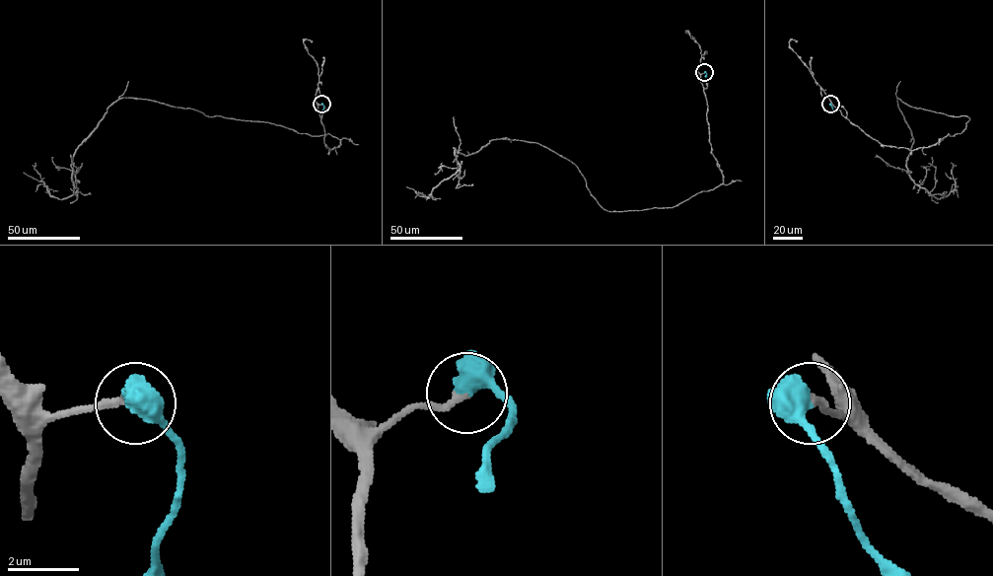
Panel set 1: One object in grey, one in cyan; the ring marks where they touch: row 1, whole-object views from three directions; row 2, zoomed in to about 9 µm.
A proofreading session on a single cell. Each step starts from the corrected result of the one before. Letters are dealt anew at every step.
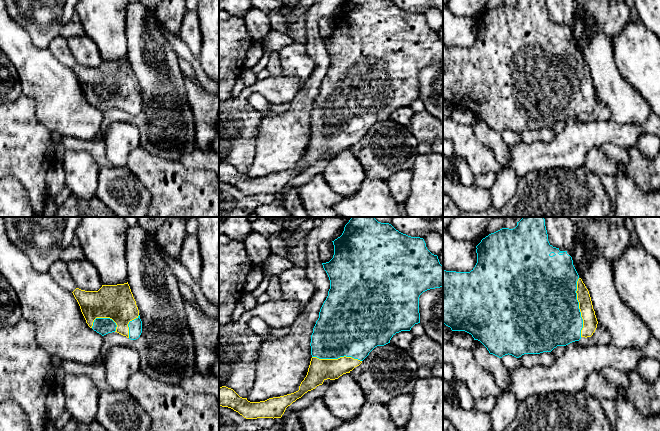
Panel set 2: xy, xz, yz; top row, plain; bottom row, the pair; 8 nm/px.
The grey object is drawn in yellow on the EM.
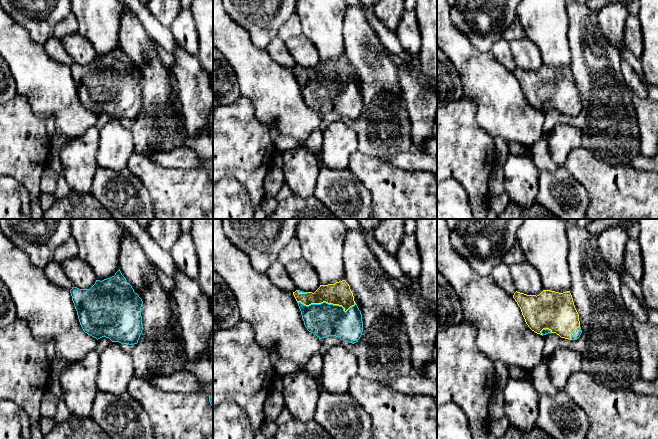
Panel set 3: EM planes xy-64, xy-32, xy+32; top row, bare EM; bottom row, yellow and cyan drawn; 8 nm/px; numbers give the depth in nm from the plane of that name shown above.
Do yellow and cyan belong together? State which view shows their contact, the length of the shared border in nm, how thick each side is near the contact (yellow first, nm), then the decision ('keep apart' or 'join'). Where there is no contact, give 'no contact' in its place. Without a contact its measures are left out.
yz | 480 nm | 120/500 nm | join

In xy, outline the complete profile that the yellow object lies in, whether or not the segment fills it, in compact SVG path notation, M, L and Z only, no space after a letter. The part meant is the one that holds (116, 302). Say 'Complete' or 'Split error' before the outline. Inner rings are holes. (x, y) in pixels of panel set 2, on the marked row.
Split error. M128 282L102 285L98 291L76 288L72 293L86 323L97 333L117 332L131 340L140 337L142 321Z

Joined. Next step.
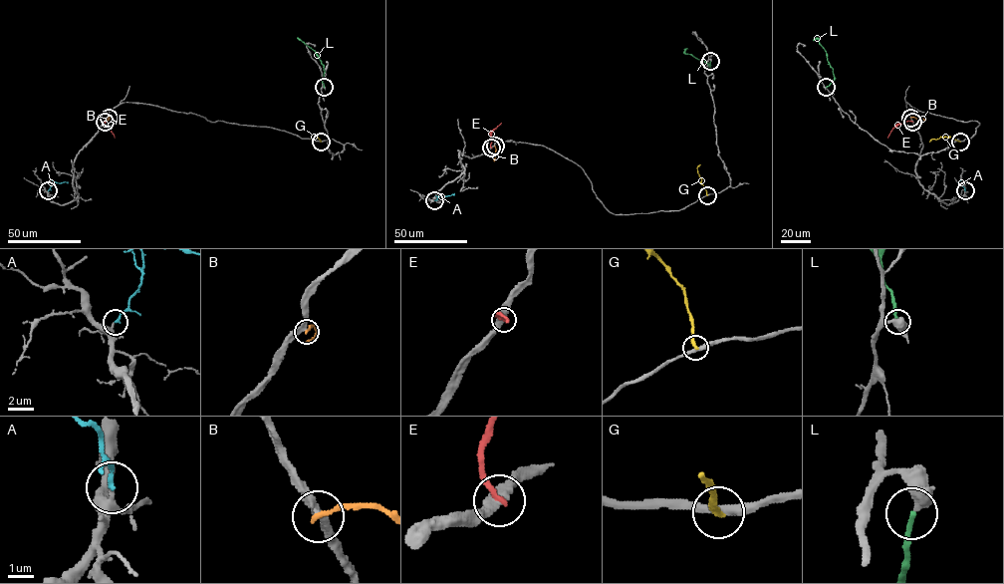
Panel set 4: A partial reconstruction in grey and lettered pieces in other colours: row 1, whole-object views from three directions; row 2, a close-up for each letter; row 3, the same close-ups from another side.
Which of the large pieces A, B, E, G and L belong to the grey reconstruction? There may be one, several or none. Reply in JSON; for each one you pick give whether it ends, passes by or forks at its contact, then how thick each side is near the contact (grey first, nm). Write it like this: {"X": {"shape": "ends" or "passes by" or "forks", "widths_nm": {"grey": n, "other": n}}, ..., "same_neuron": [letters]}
{"A": {"shape": "ends", "widths_nm": {"grey": 240, "other": 180}}, "L": {"shape": "ends", "widths_nm": {"grey": 480, "other": 200}}, "same_neuron": ["A", "L"]}

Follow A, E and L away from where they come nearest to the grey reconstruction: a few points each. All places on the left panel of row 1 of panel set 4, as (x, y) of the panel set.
A: (48, 190), (52, 181), (67, 182)
E: (105, 122), (115, 138)
L: (324, 87), (323, 66), (315, 52), (301, 40)

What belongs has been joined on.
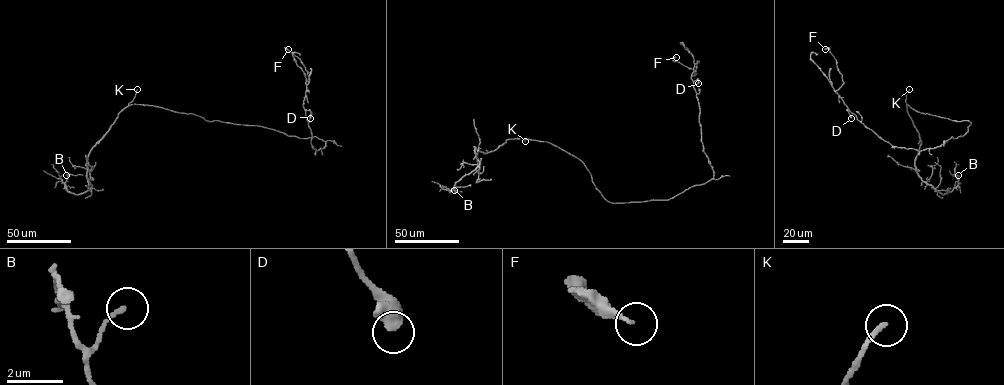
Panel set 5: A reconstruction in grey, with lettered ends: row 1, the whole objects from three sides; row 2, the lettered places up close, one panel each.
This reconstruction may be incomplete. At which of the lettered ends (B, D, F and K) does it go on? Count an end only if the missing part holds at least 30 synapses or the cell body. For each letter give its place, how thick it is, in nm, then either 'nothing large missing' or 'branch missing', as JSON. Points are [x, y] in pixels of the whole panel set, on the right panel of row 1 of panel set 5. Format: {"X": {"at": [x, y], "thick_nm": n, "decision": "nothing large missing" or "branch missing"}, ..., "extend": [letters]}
{"B": {"at": [958, 175], "thick_nm": 130, "decision": "nothing large missing"}, "D": {"at": [851, 118], "thick_nm": 550, "decision": "nothing large missing"}, "F": {"at": [825, 49], "thick_nm": 190, "decision": "nothing large missing"}, "K": {"at": [909, 89], "thick_nm": 170, "decision": "branch missing"}, "extend": ["K"]}

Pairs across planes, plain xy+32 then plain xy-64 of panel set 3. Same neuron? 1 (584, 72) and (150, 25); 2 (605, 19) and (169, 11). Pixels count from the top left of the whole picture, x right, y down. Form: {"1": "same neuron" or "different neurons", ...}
{"1": "different neurons", "2": "same neuron"}

